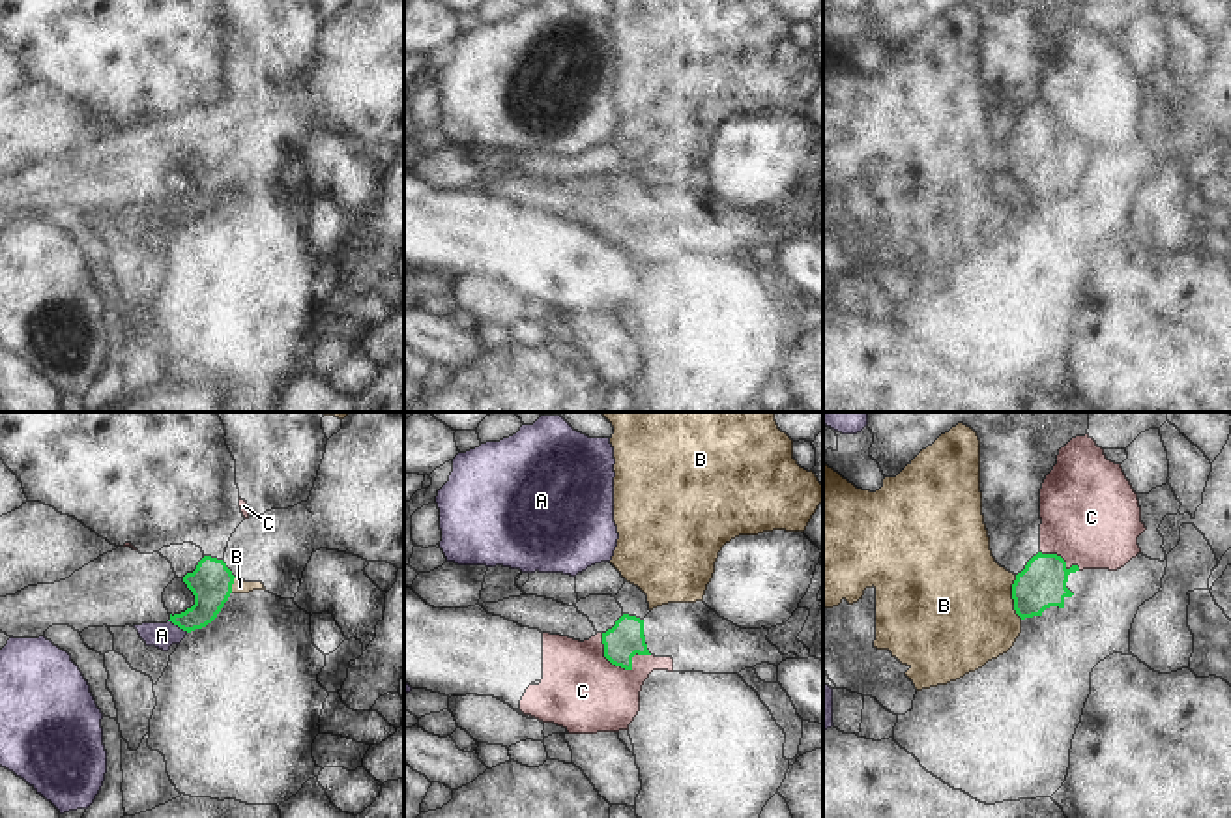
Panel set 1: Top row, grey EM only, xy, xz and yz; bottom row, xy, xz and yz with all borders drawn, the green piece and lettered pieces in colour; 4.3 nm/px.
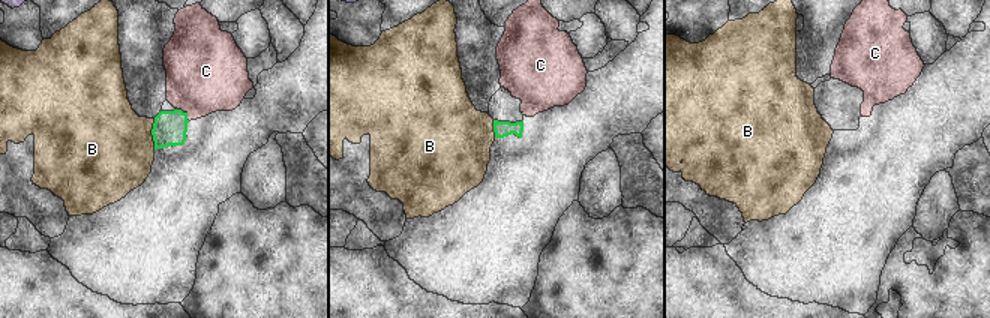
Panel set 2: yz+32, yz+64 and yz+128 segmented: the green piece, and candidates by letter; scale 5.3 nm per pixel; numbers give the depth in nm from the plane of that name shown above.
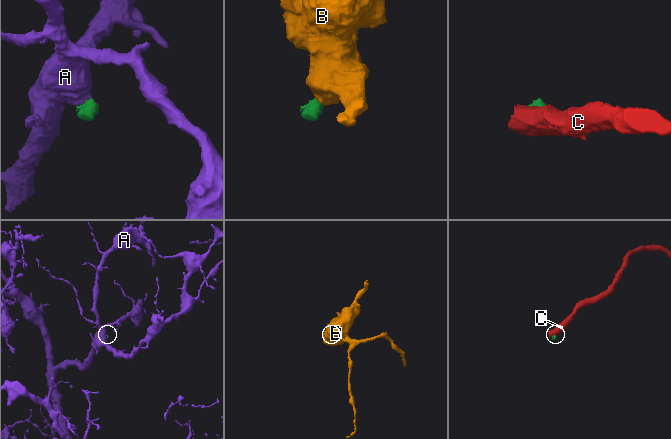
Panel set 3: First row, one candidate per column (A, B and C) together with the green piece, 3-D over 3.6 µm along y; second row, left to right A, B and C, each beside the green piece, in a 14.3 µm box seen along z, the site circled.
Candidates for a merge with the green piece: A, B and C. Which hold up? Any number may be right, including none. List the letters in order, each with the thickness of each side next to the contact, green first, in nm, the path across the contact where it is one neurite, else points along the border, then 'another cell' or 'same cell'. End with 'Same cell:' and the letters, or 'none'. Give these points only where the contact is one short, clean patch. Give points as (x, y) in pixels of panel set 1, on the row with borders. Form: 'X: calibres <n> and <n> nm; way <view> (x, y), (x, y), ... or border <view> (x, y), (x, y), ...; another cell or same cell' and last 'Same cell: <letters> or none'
A: calibres 180 and 110 nm; border xy (169, 620), (188, 631); another cell
B: calibres 200 and 500 nm; border yz (1014, 575), (1013, 609), (1022, 618); another cell
C: calibres 160 and 360 nm; border xz (601, 633), (616, 665), (650, 656); another cell
Same cell: none

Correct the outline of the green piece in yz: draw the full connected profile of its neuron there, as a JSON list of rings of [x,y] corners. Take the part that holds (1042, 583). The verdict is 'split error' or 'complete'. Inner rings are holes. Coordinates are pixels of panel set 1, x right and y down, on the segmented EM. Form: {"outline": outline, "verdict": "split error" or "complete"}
{"outline": [[[1038,552],[1033,556],[1012,584],[1016,614],[1025,620],[1042,616],[1050,606],[1064,608],[1064,599],[1074,595],[1066,588],[1068,575],[1076,571],[1079,571],[1078,565],[1068,569],[1057,554]]], "verdict": "complete"}

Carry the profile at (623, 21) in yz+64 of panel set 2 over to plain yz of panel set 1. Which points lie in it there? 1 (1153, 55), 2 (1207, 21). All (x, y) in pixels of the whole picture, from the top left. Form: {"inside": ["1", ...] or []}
{"inside": []}

